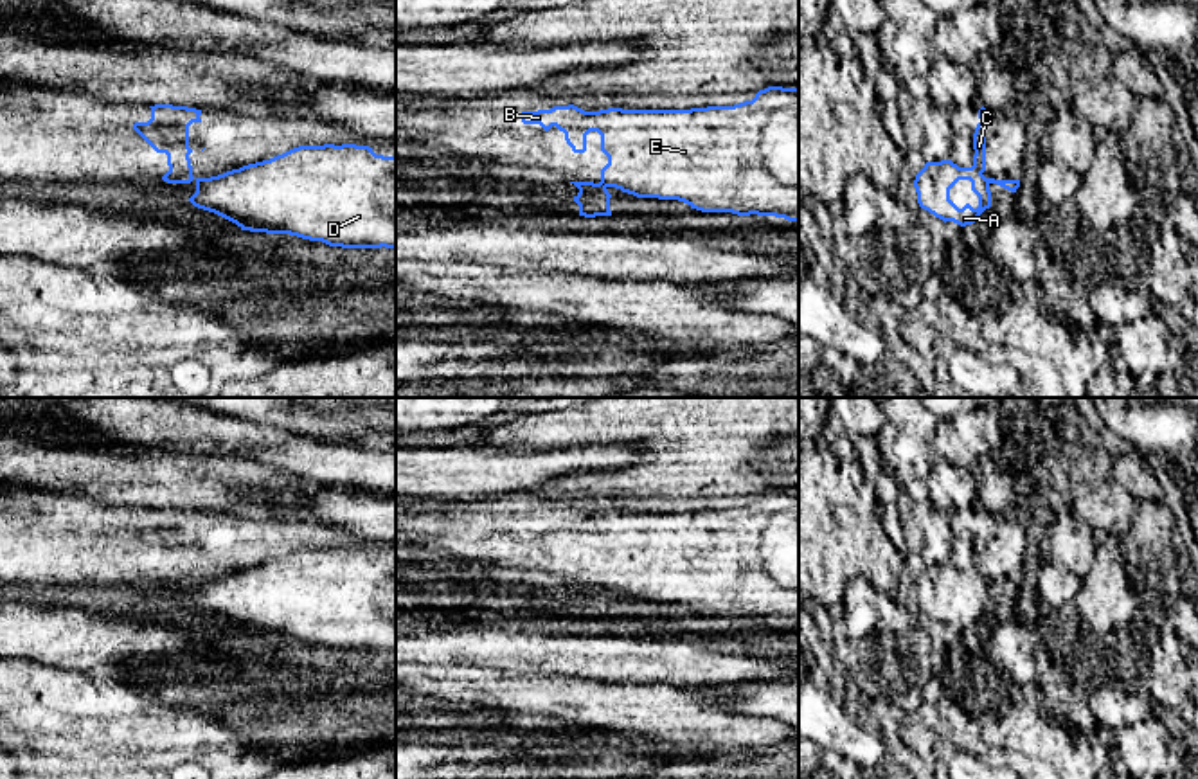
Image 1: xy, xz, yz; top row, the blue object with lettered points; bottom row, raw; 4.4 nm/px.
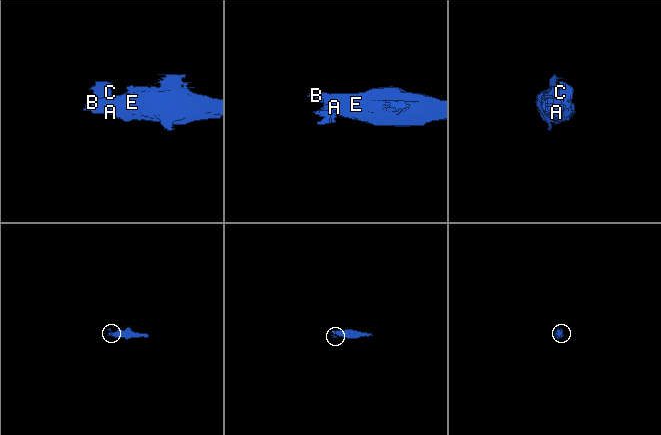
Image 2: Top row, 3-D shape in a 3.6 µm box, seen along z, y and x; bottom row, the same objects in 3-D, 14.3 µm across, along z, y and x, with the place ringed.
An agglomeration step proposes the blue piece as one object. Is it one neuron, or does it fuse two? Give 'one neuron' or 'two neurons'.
two neurons

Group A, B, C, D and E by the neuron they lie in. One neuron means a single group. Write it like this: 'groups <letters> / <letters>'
groups A B D E / C

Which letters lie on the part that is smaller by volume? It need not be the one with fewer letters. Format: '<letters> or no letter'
C

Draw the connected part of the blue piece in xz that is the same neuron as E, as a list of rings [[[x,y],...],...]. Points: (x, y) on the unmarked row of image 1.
[[[768,489],[752,504],[691,513],[585,515],[574,507],[522,515],[523,527],[556,529],[574,556],[586,554],[586,538],[601,538],[608,567],[601,588],[637,601],[678,603],[702,615],[775,619],[799,624],[799,489]]]

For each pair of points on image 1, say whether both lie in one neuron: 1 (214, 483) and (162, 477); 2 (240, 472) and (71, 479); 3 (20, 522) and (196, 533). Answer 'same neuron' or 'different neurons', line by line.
1: same neuron
2: same neuron
3: same neuron

